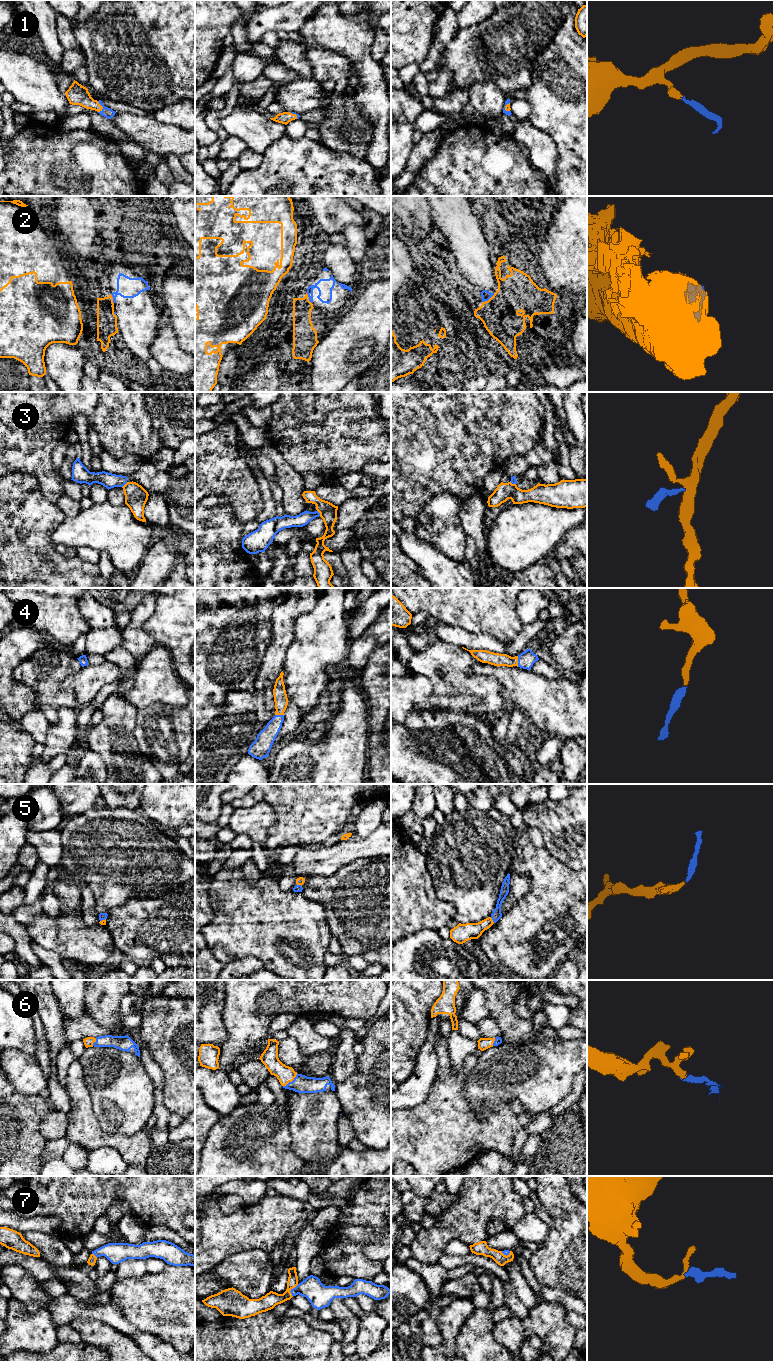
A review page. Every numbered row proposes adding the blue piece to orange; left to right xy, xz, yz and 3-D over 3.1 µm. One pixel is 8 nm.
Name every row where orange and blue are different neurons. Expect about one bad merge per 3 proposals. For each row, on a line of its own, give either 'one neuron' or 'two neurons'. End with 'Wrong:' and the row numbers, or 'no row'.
1: one neuron
2: two neurons
3: two neurons
4: one neuron
5: one neuron
6: one neuron
7: one neuron
Wrong: 2, 3

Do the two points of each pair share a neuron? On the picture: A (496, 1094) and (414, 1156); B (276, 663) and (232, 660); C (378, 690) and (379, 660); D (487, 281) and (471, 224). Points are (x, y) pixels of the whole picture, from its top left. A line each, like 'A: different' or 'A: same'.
A: different
B: different
C: same
D: same

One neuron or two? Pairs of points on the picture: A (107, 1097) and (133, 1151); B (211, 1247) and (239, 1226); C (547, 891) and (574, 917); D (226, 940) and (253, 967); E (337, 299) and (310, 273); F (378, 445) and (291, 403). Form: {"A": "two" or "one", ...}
{"A": "two", "B": "one", "C": "one", "D": "two", "E": "one", "F": "one"}

